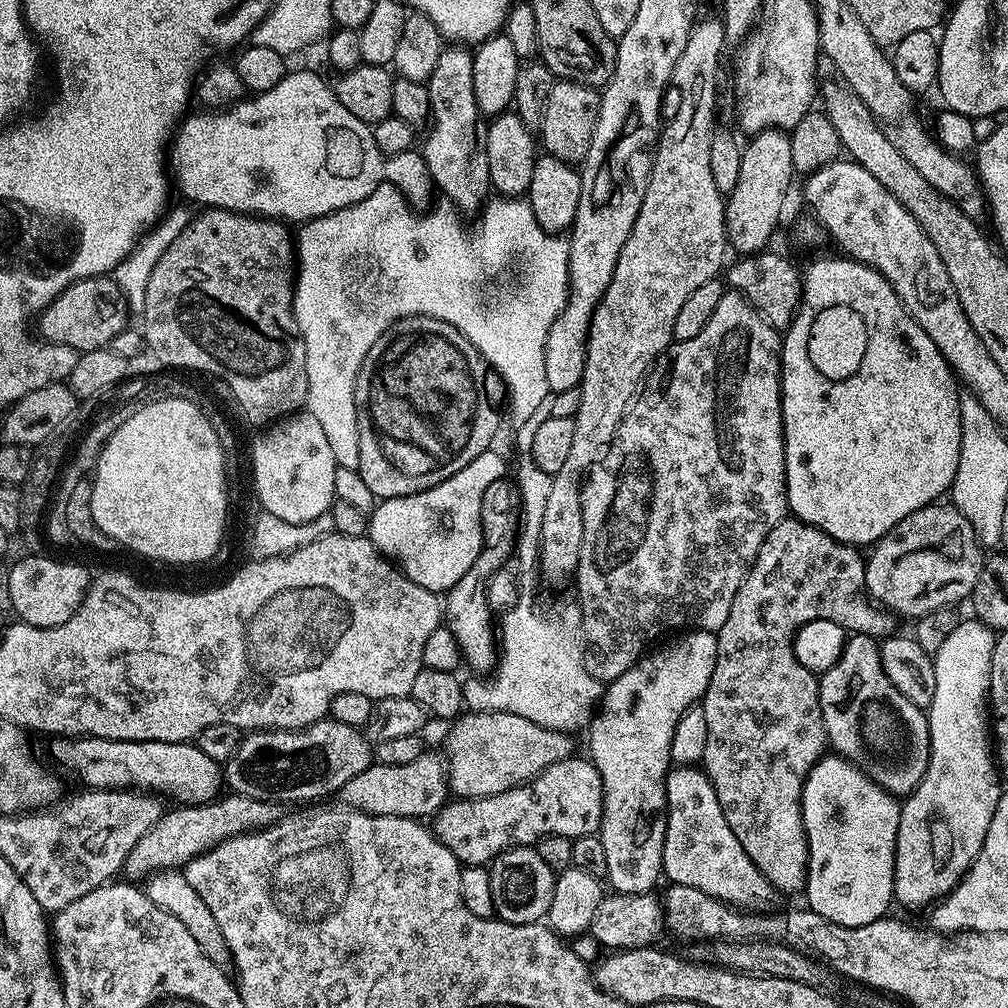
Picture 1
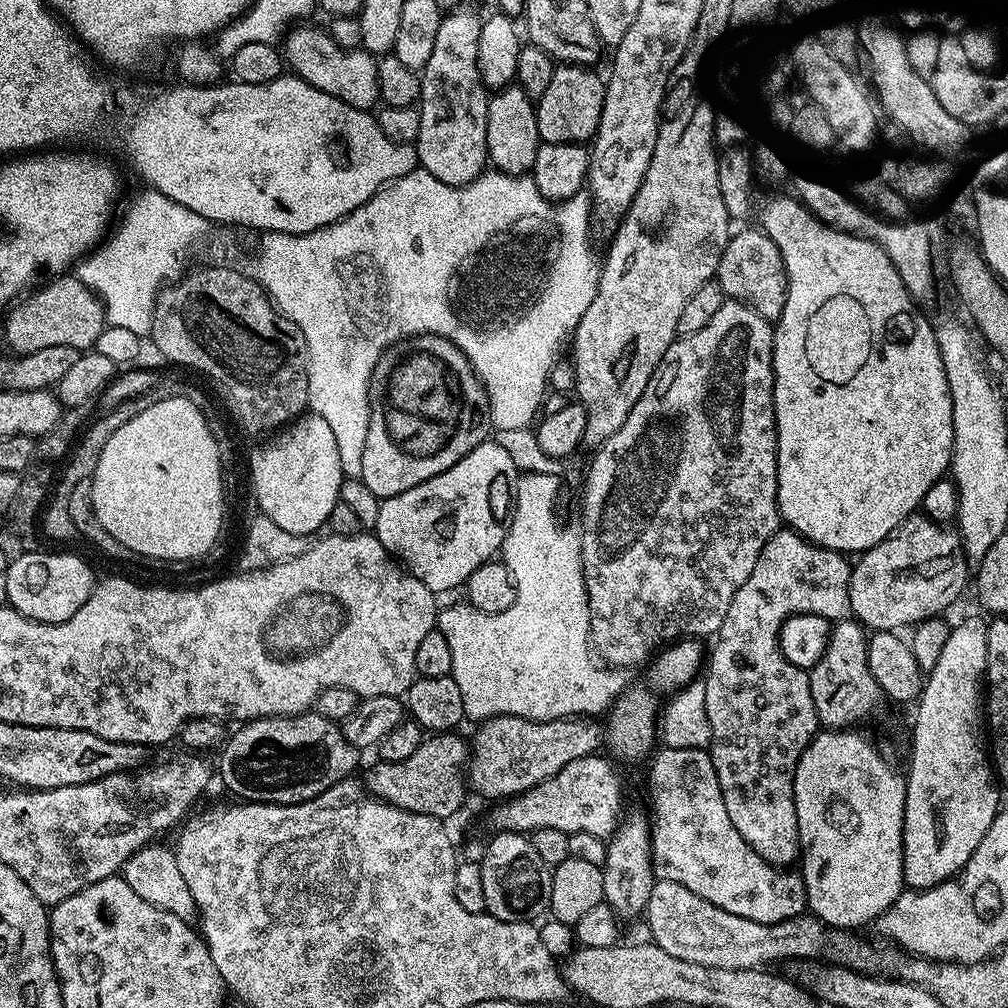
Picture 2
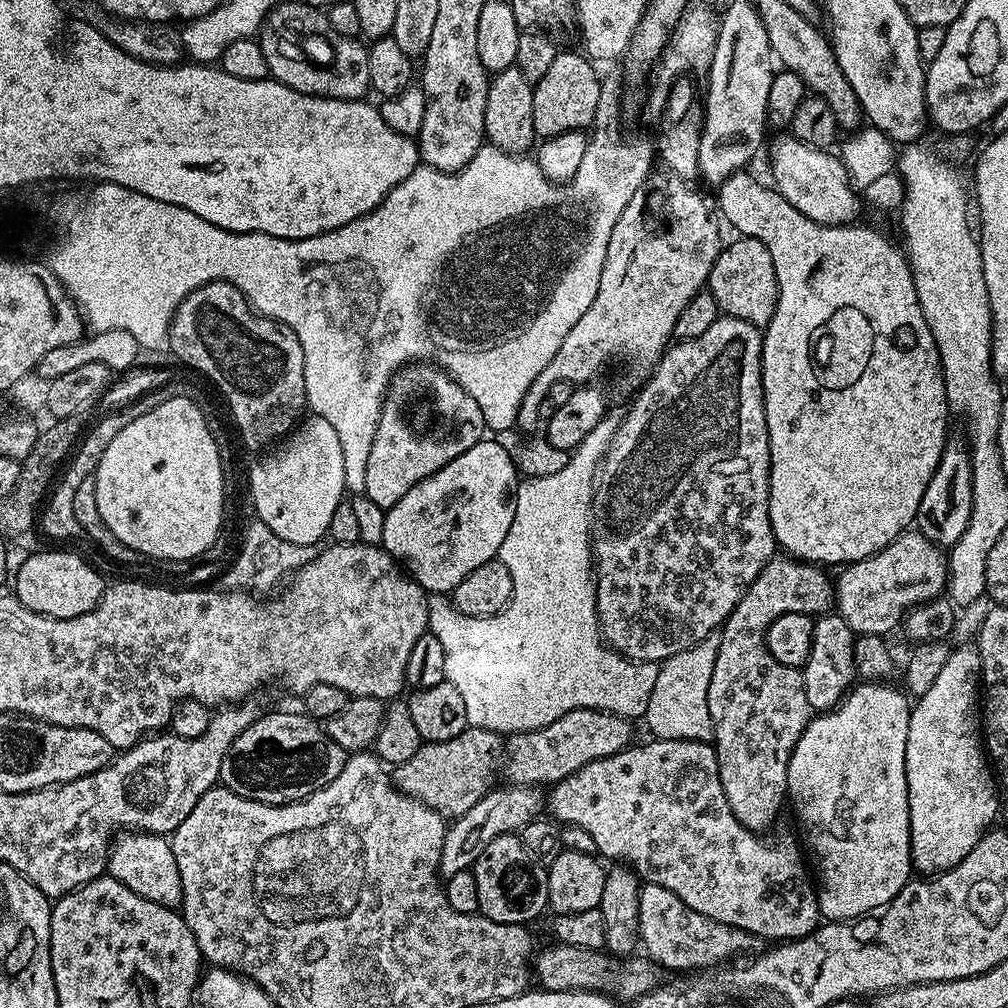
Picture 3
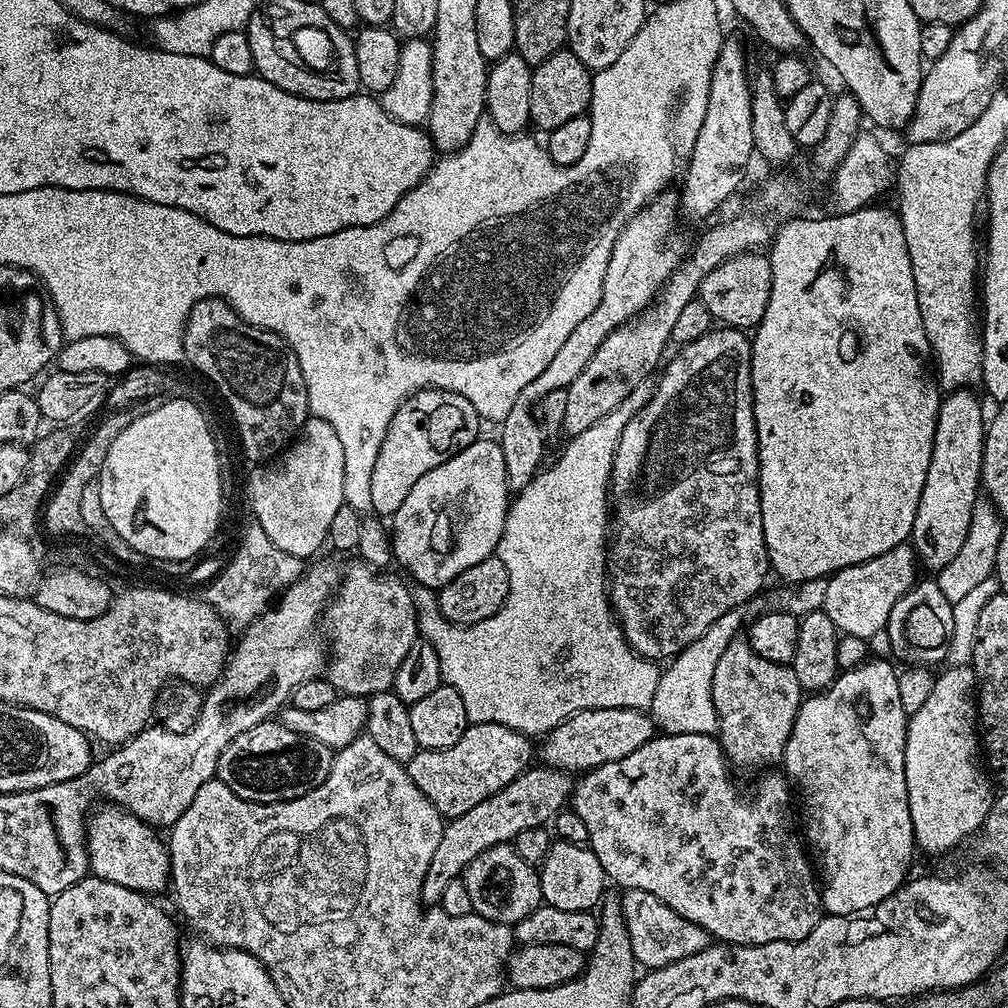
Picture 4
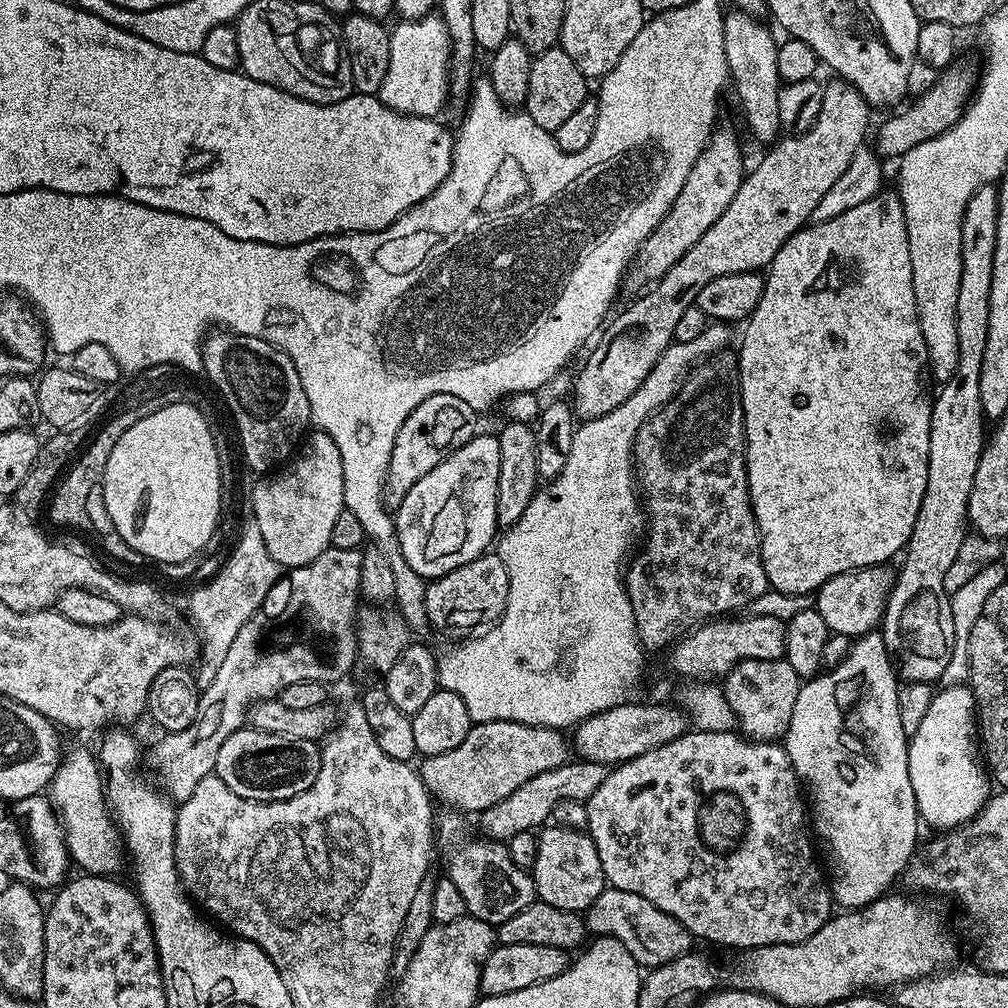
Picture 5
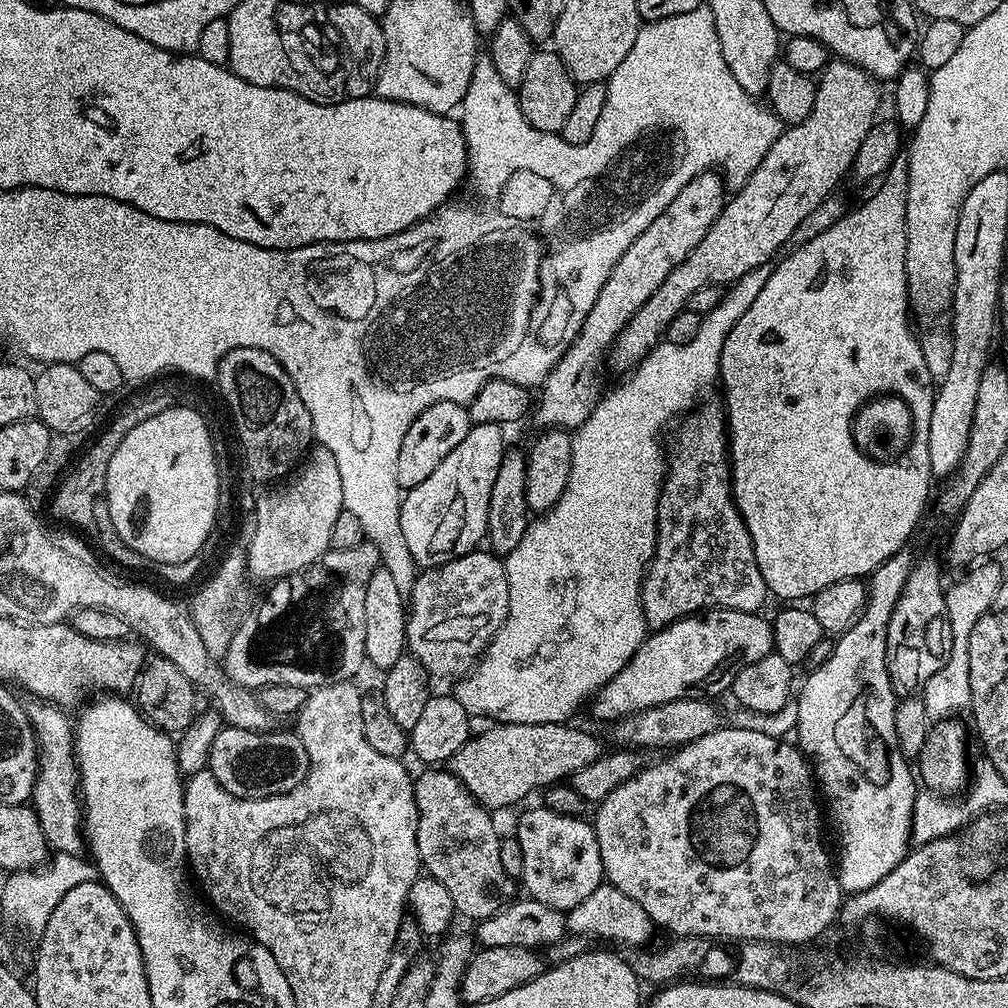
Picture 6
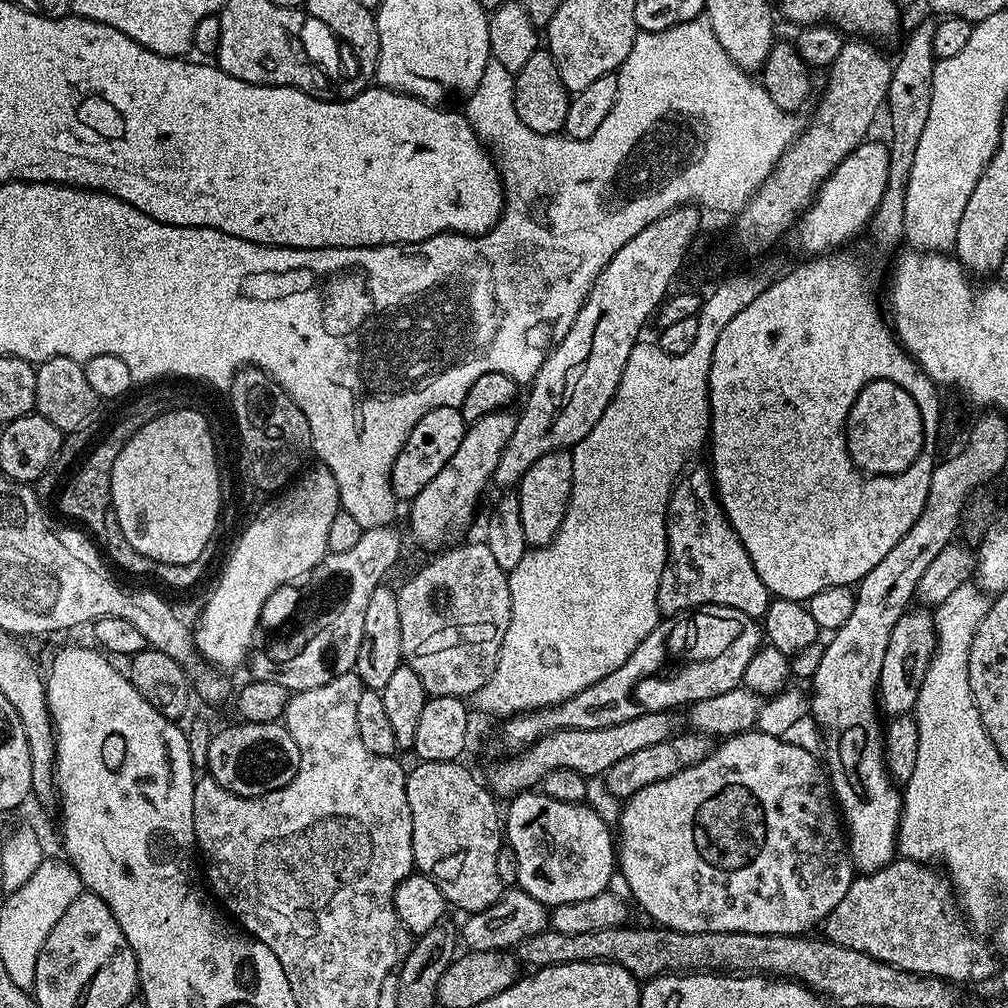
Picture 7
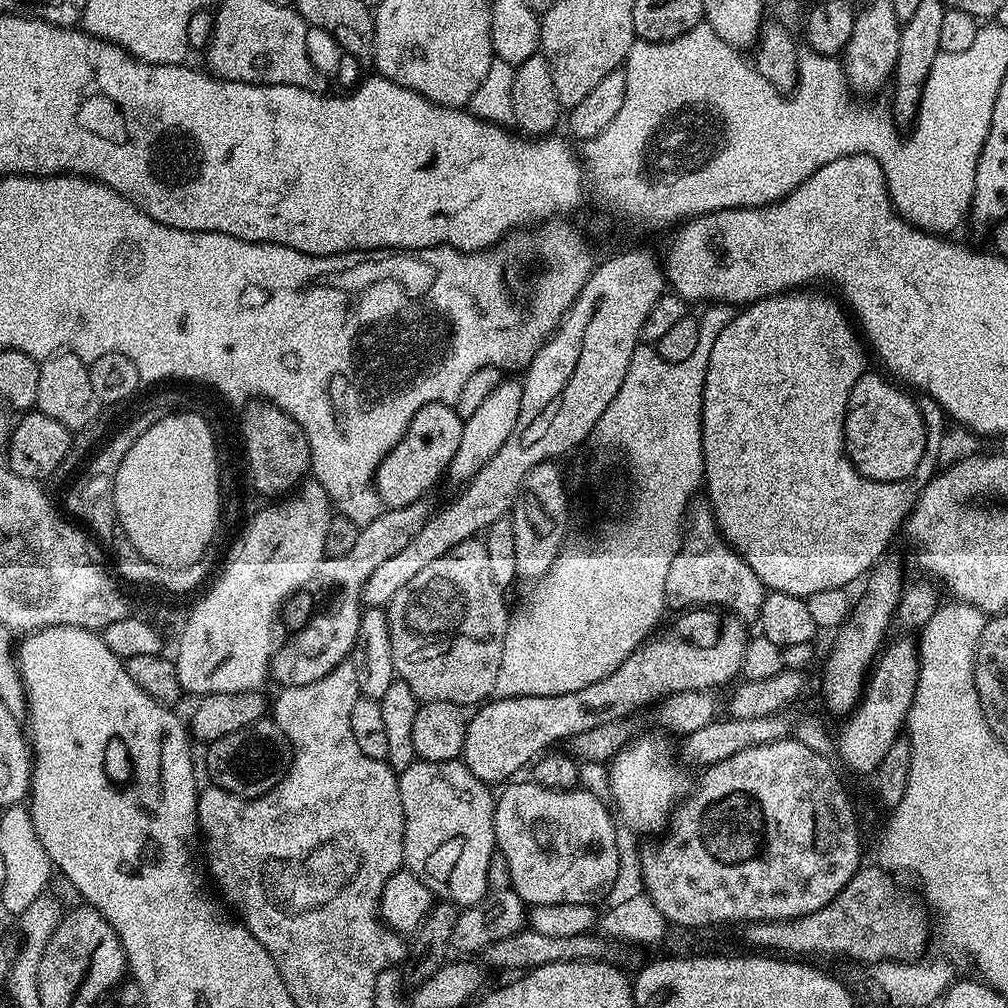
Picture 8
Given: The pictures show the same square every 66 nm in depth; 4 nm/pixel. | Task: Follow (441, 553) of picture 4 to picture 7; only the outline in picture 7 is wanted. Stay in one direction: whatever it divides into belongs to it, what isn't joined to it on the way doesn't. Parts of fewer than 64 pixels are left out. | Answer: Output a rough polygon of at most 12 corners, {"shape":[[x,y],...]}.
{"shape":[[515,411],[467,425],[454,458],[410,502],[418,543],[471,526],[514,434]]}

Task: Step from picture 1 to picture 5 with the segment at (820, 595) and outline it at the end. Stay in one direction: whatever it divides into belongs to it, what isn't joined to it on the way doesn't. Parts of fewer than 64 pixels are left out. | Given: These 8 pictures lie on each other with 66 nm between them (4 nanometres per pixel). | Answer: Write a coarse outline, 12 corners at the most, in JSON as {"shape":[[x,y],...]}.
{"shape":[[741,660],[723,677],[747,739],[776,742],[802,678],[787,660]]}

